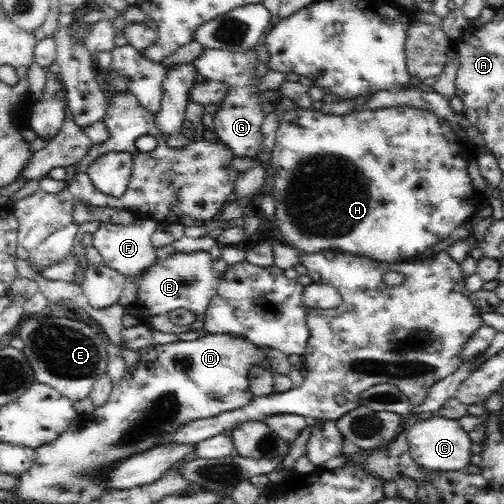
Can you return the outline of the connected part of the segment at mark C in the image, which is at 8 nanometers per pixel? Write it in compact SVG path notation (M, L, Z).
M433 416L429 420L419 420L407 431L410 455L420 466L430 470L460 470L469 463L472 455L469 439L469 433L464 431L458 421L451 420L442 416Z

